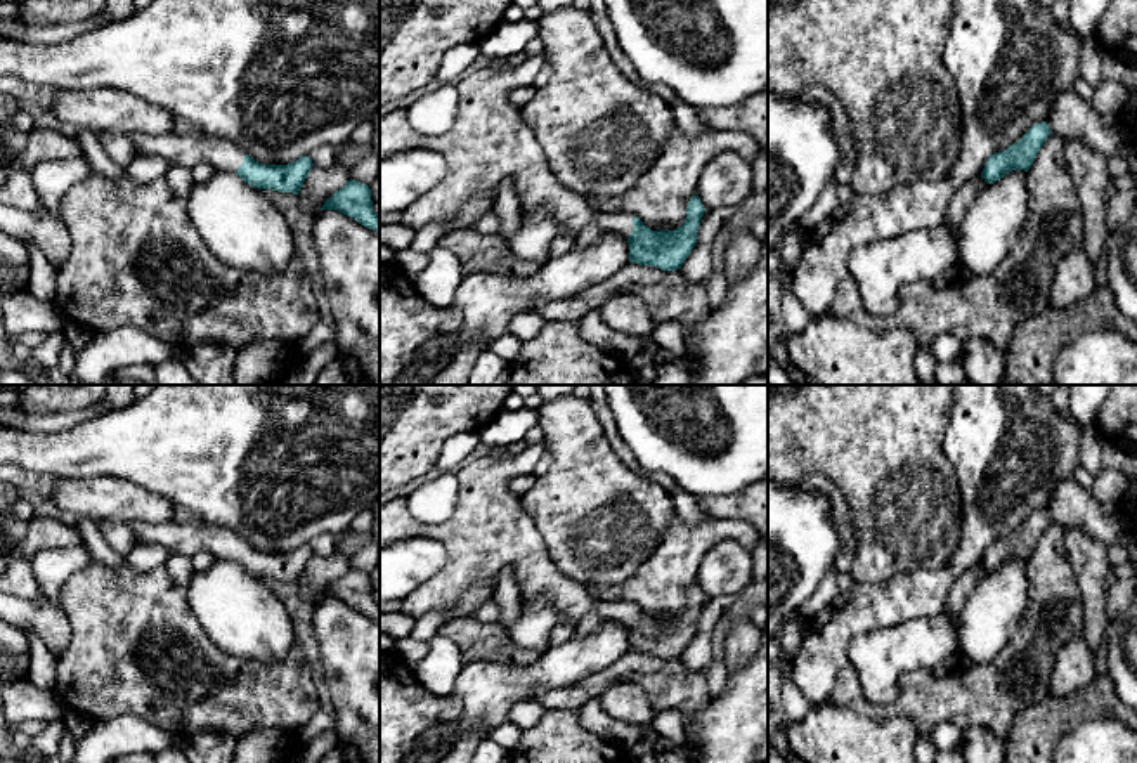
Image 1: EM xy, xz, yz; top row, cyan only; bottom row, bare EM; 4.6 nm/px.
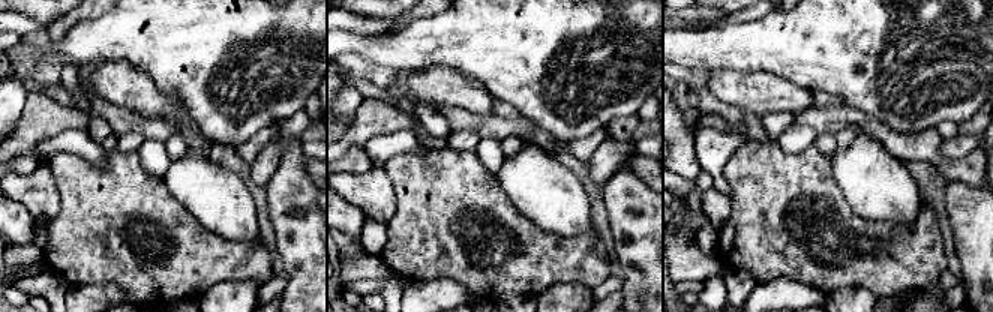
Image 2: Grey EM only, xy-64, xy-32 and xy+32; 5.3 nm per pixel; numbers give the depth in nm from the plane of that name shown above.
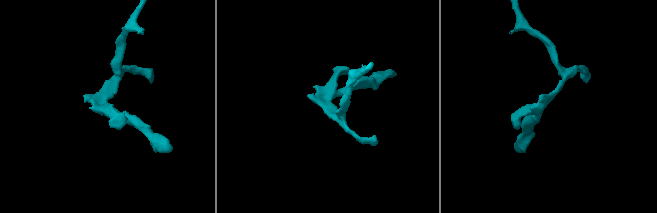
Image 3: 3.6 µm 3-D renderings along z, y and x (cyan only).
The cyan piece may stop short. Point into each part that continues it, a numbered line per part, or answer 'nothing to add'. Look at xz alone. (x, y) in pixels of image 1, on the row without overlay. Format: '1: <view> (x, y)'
1: xz (487, 531)

